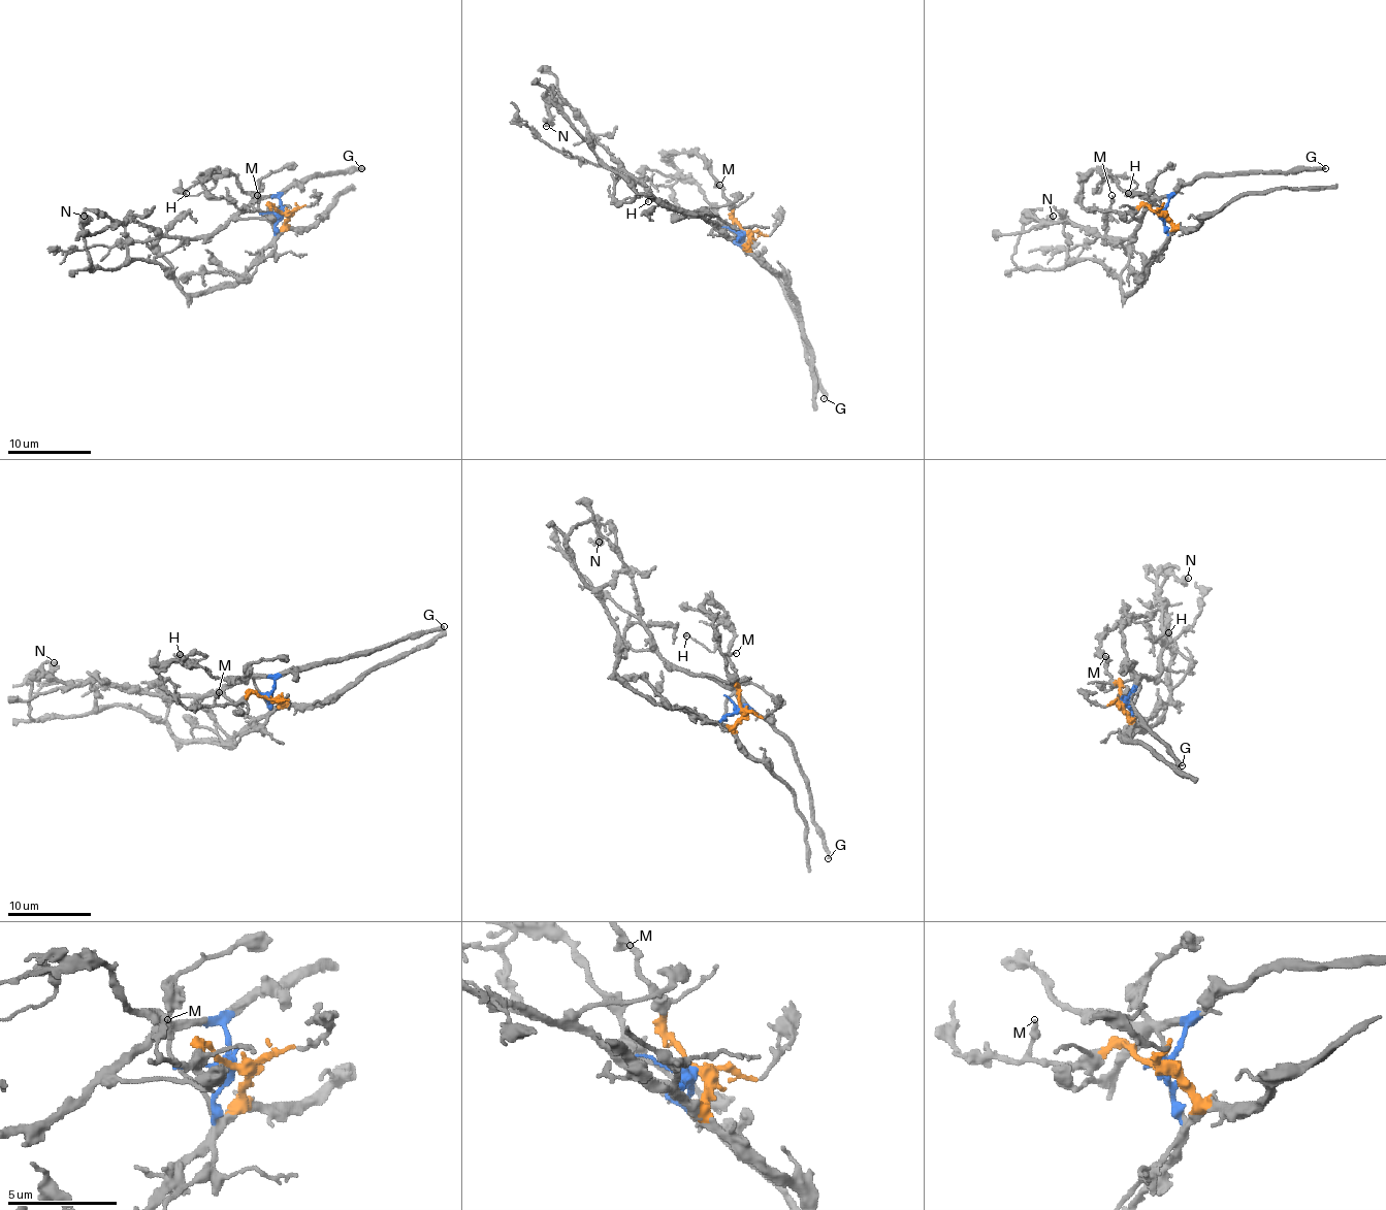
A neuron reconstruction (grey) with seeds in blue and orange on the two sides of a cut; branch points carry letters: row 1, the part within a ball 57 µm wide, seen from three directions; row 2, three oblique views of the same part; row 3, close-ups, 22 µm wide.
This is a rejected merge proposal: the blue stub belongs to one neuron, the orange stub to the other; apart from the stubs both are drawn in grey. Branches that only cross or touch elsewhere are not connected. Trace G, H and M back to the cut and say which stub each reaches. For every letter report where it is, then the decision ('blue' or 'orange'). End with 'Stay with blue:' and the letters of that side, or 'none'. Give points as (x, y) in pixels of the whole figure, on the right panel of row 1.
G: place (1325, 168); blue
H: place (1128, 193); blue
M: place (1111, 195); orange
Stay with blue: G, H

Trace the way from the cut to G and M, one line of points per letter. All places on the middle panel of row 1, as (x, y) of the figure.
G: (744, 230), (742, 244), (773, 276), (799, 322), (805, 361), (817, 378), (824, 399)
M: (744, 230), (736, 220), (732, 203), (715, 185), (719, 185)

